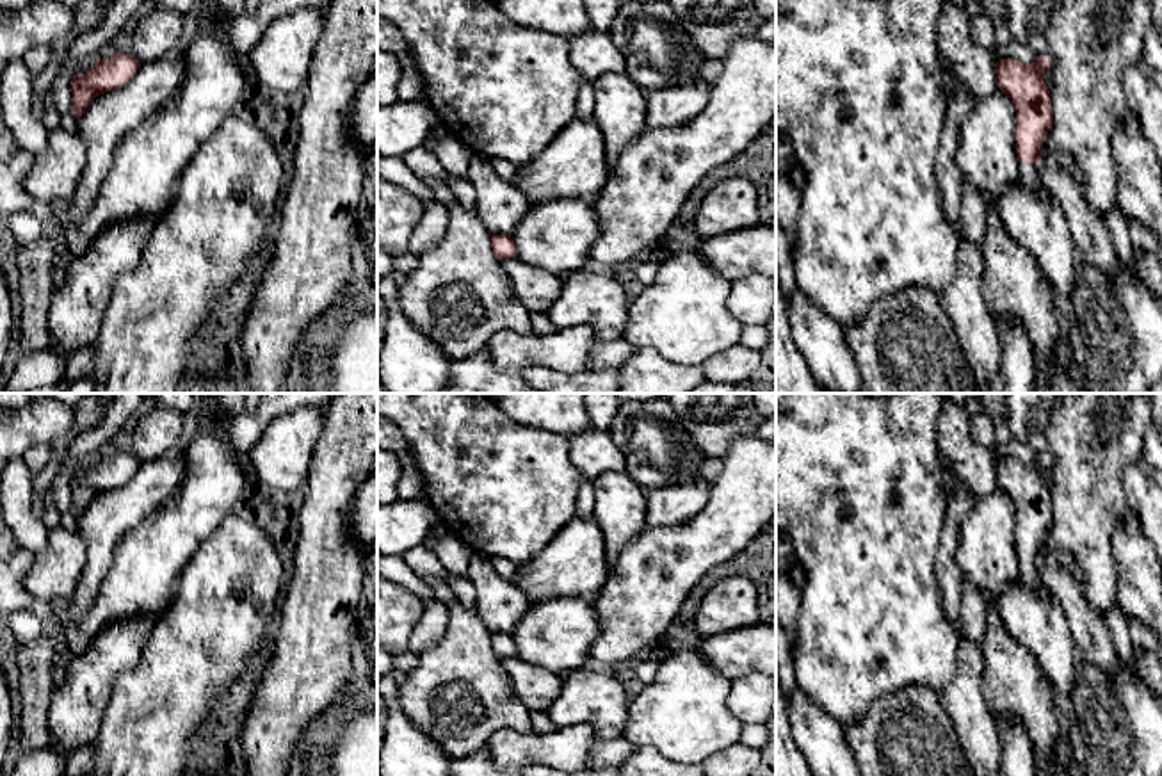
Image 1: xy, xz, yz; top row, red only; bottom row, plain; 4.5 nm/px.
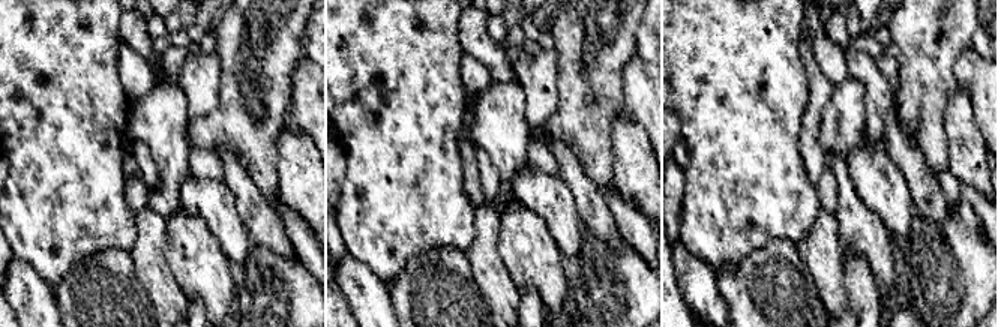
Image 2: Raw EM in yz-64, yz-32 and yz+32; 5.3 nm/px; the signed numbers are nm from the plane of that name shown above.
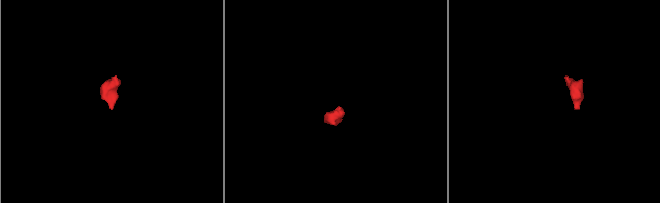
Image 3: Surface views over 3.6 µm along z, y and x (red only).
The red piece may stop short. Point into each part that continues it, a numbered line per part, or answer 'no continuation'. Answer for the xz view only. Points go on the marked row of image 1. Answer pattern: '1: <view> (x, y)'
no continuation

